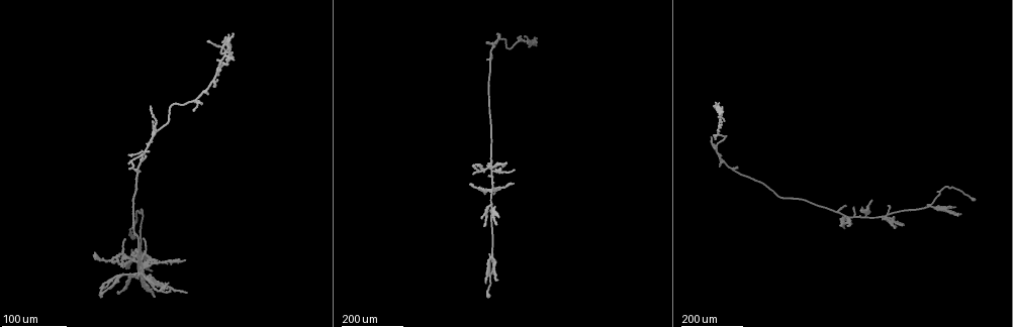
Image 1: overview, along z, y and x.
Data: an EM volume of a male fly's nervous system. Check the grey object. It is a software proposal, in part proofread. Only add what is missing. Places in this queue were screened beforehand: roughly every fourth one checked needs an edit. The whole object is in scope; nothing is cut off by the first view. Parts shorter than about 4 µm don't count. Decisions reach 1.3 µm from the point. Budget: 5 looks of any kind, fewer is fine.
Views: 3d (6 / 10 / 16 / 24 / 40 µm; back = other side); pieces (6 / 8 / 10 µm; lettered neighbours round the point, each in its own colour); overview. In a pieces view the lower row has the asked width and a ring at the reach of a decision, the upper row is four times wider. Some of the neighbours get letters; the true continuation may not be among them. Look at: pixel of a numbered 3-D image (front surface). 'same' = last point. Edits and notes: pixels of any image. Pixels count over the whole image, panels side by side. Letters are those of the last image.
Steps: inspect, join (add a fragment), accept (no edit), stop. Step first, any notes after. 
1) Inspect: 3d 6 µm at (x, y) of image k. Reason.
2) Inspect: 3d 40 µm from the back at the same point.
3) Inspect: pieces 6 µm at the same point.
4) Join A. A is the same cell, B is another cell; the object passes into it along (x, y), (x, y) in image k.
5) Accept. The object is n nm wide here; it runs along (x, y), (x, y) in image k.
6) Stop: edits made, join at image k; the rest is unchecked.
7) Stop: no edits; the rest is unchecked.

Inspect: 3d 24 µm at (843, 224) of image 1. An open end.

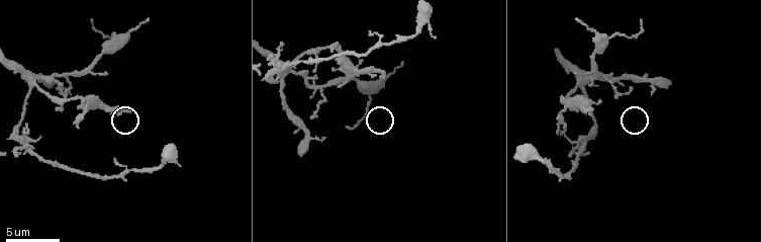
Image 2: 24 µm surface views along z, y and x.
Inspect: pieces 8 µm at (632, 89) of image 2.

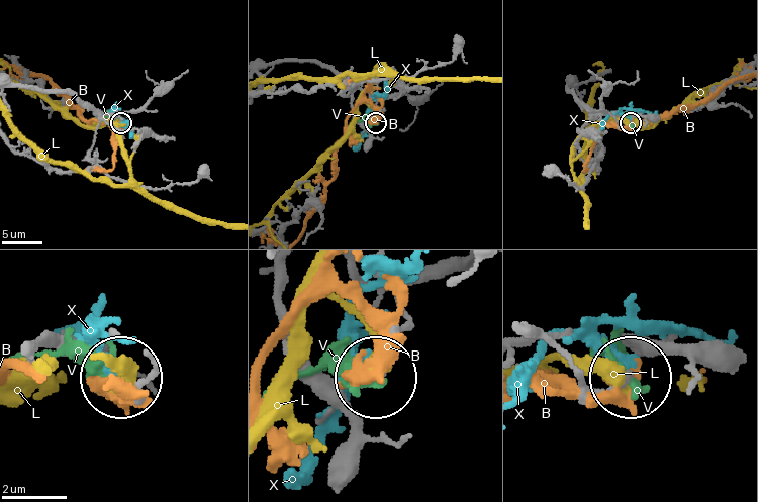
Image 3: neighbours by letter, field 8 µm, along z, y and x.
Accept. B, L, V and X are other cells; no lettered fragment goes on from it.

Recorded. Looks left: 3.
Inspect: 3d 40 µm at (711, 135) of image 1. Thin end.

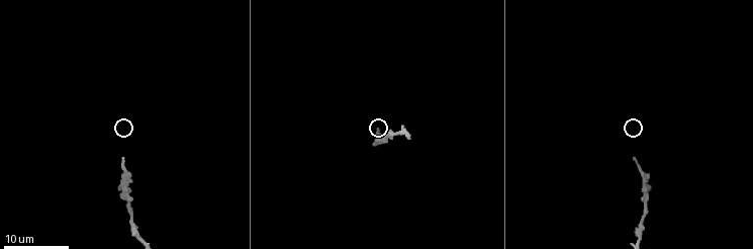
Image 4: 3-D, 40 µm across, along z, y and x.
Inspect: pieces 10 µm at (122, 157) of image 4.

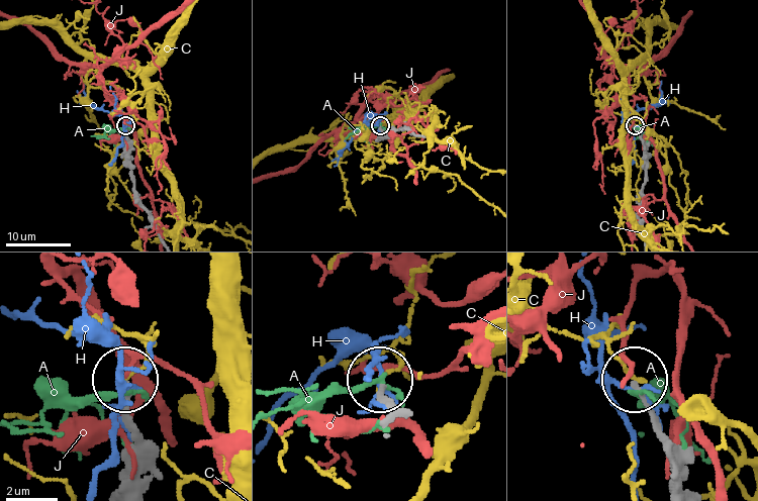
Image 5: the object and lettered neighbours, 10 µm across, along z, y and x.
Accept. The object is 190 nm wide here; A, C, H and J are other cells; no lettered fragment goes on from it.

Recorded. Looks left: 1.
Stop: no edits; the rest is unchecked.

